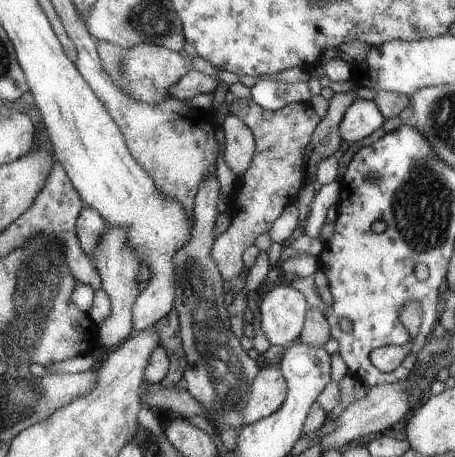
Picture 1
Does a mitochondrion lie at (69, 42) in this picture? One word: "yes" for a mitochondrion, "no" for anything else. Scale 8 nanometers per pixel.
no

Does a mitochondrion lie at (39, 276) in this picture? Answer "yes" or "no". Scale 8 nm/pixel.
yes

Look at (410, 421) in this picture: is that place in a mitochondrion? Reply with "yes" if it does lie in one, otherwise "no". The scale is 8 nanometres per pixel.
no

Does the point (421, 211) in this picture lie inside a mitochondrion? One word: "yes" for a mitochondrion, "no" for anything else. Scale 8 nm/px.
yes

